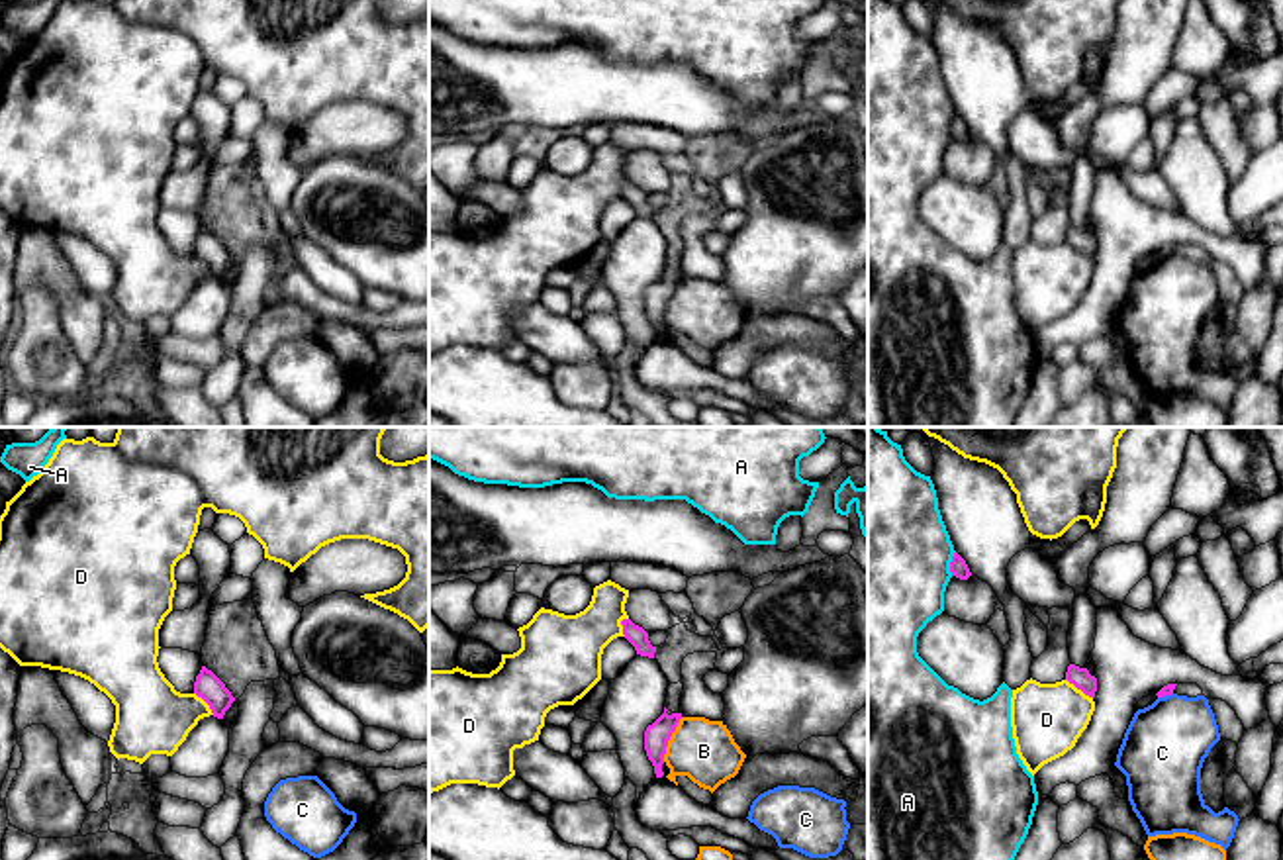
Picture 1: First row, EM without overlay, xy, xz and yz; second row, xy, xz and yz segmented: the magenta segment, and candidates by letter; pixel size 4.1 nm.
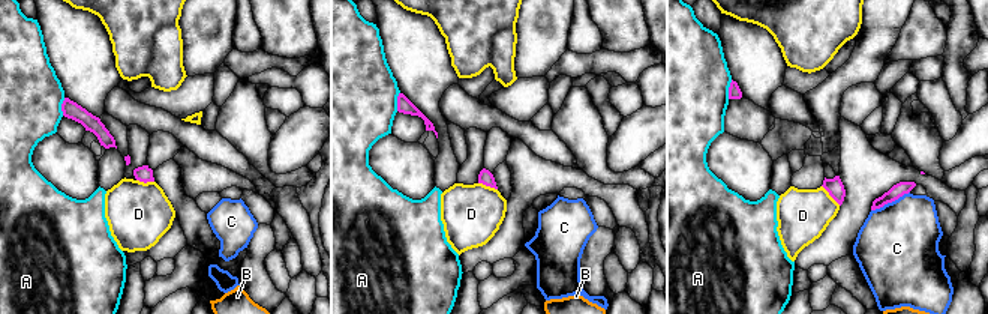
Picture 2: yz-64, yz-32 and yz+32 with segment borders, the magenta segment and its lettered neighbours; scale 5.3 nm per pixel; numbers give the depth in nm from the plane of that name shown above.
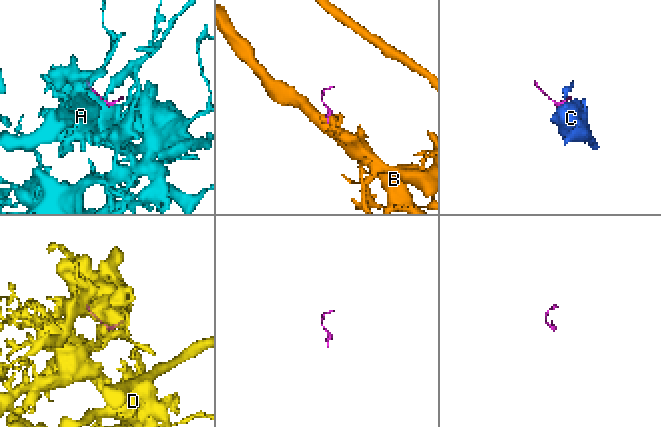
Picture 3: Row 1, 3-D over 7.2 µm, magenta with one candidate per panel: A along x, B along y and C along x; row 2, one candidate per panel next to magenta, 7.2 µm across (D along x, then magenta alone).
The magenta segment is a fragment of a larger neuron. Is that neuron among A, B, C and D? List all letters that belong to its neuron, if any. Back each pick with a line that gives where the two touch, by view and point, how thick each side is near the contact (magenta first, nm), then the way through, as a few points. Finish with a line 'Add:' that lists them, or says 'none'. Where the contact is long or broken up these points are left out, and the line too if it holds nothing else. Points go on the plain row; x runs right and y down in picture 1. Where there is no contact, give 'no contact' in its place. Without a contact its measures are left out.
D: yz (1080, 249) | 80/300 nm
Add: D

